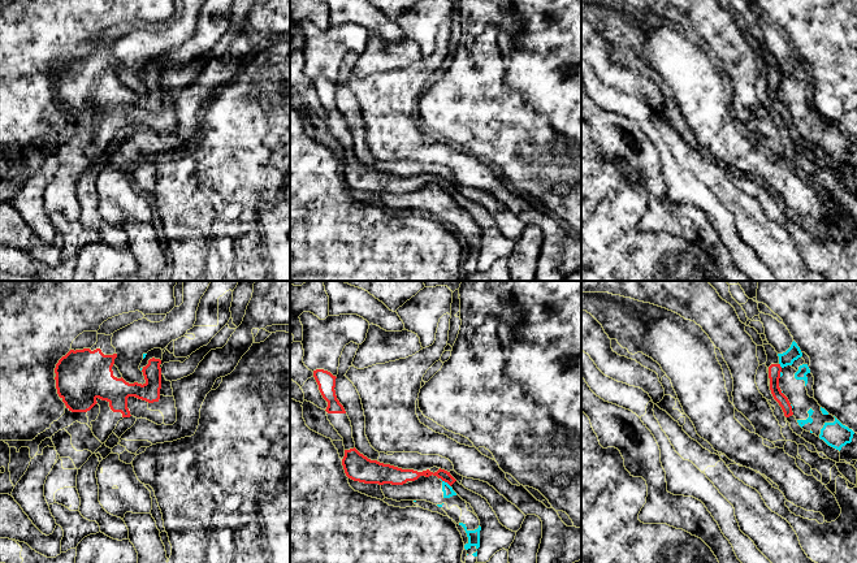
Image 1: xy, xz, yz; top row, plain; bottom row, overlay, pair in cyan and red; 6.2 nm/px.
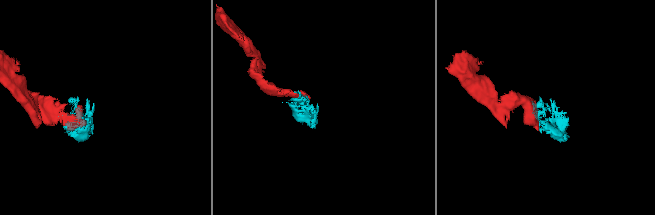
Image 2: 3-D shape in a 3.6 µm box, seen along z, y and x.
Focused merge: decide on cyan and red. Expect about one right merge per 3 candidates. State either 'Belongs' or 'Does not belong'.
Does not belong

